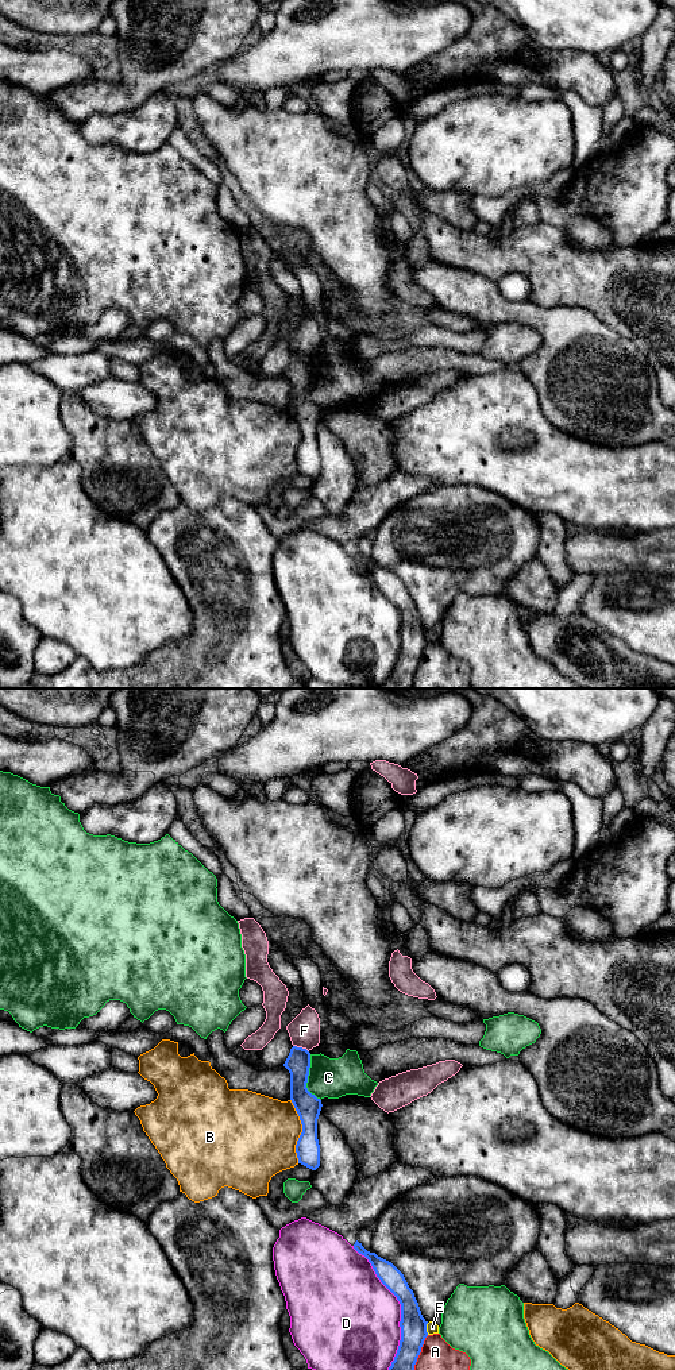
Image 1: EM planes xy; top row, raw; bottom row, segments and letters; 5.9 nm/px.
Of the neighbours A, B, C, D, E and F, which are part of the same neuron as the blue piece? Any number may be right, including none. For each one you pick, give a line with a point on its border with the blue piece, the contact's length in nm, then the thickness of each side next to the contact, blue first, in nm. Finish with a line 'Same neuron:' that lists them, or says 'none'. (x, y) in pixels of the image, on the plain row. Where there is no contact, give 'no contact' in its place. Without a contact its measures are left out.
Same neuron: none

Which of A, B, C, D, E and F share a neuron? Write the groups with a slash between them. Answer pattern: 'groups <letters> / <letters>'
groups A / B / C / D / E / F

